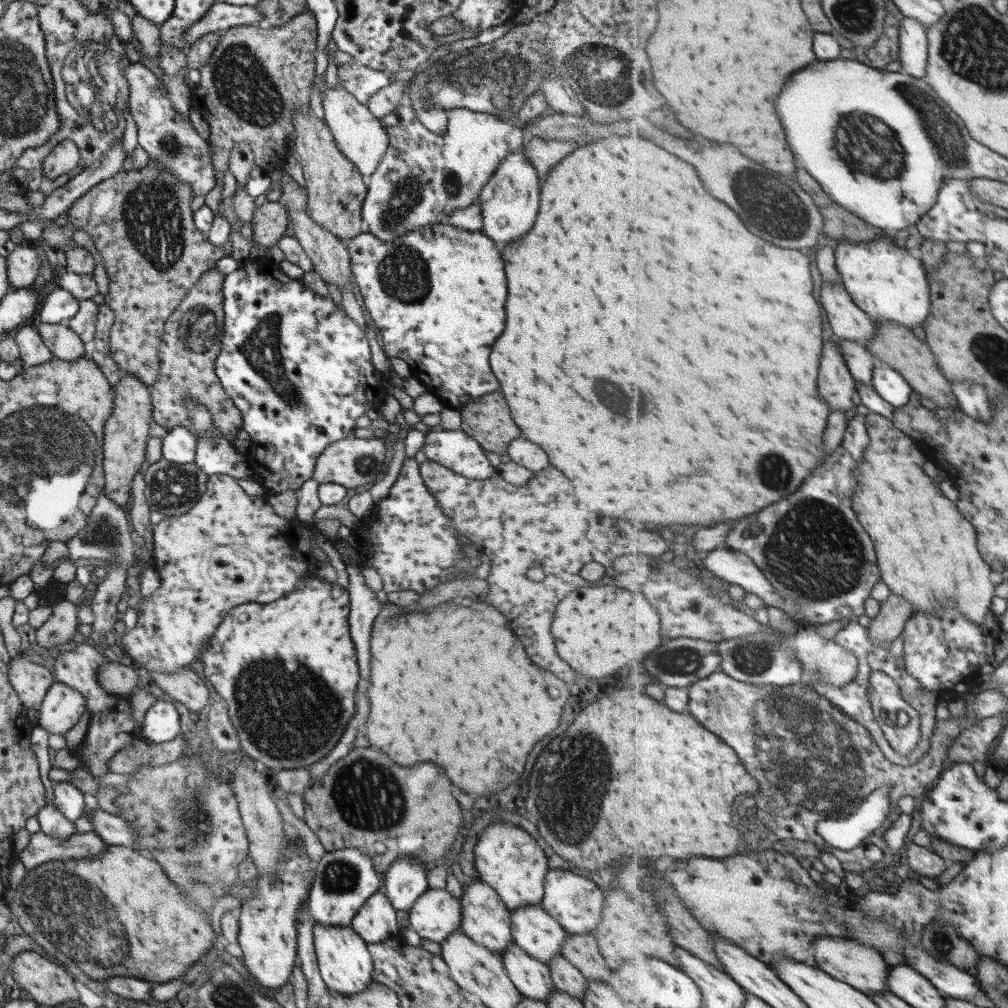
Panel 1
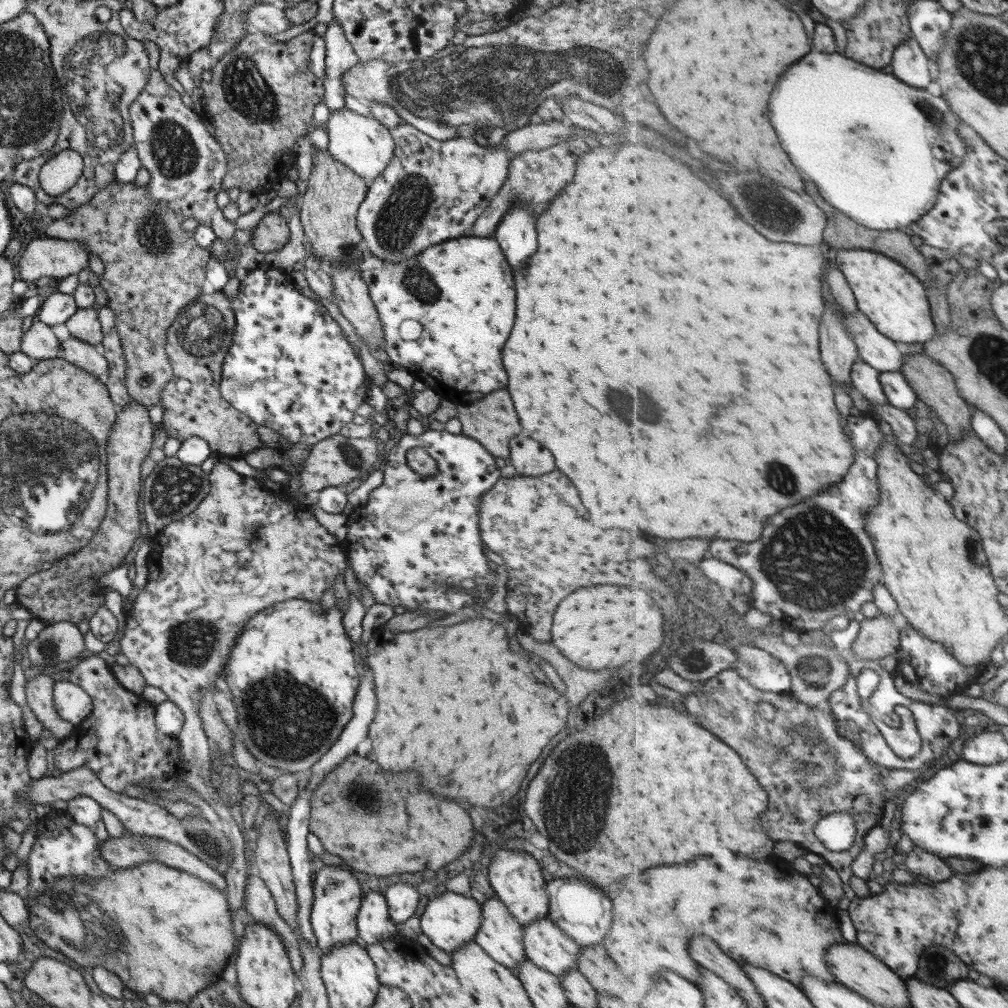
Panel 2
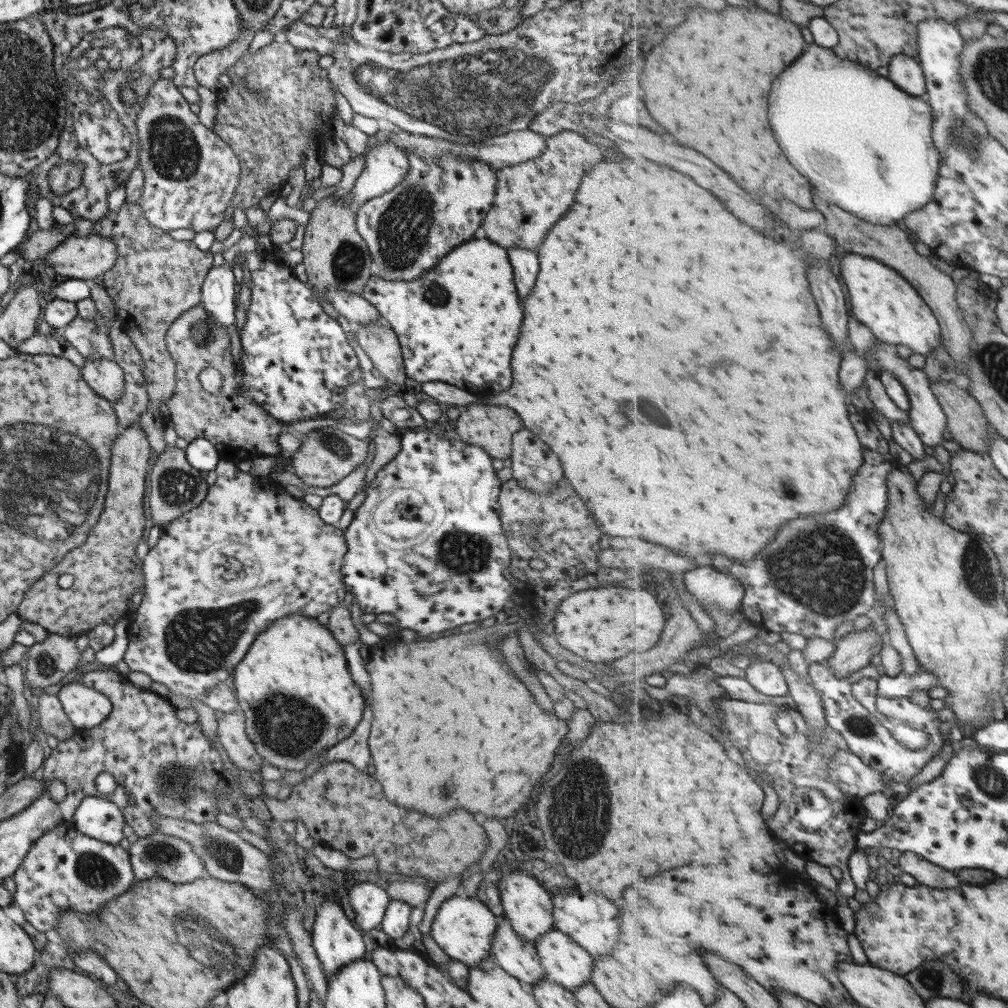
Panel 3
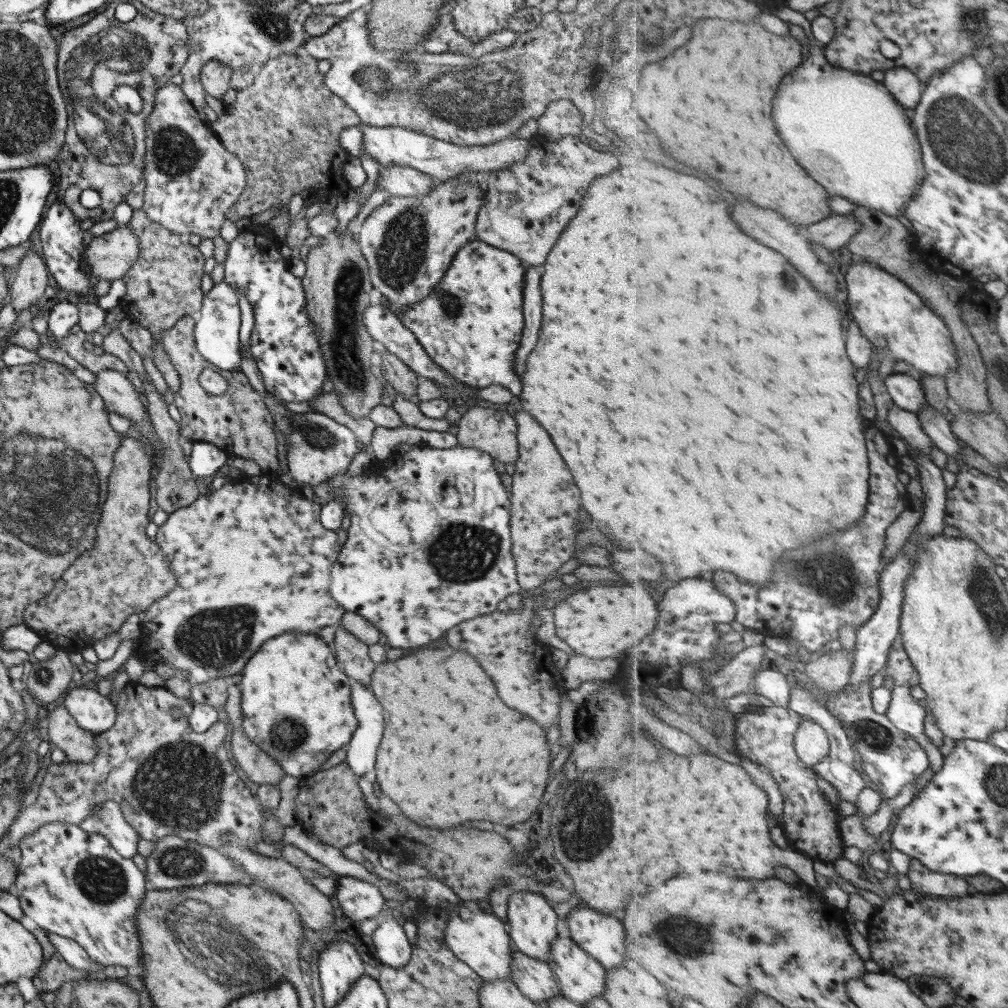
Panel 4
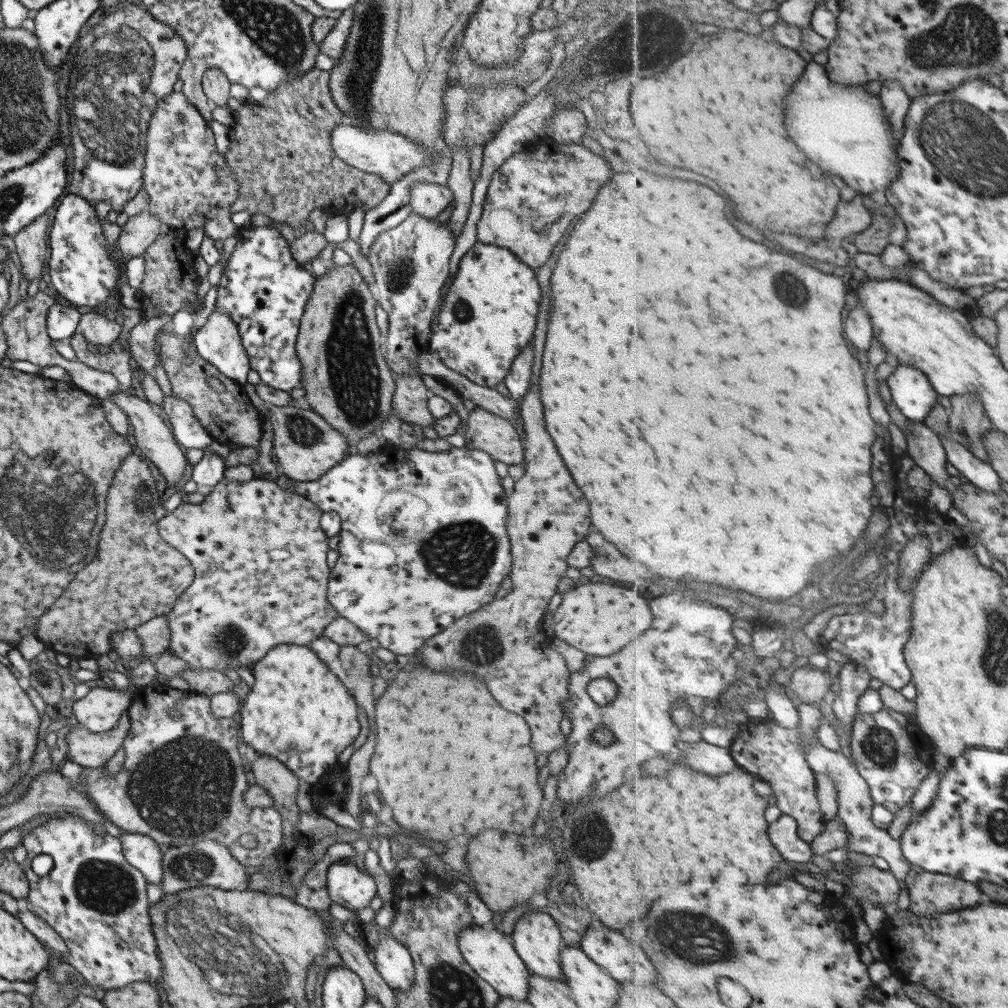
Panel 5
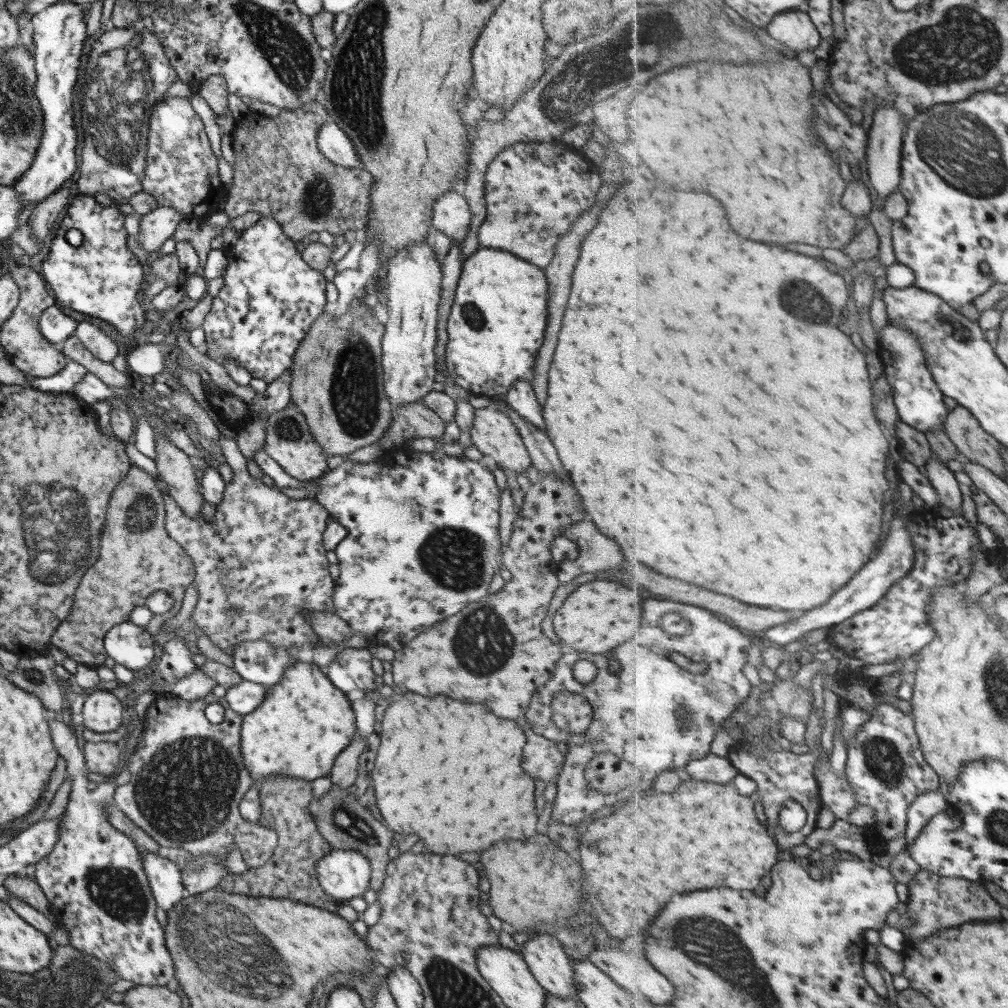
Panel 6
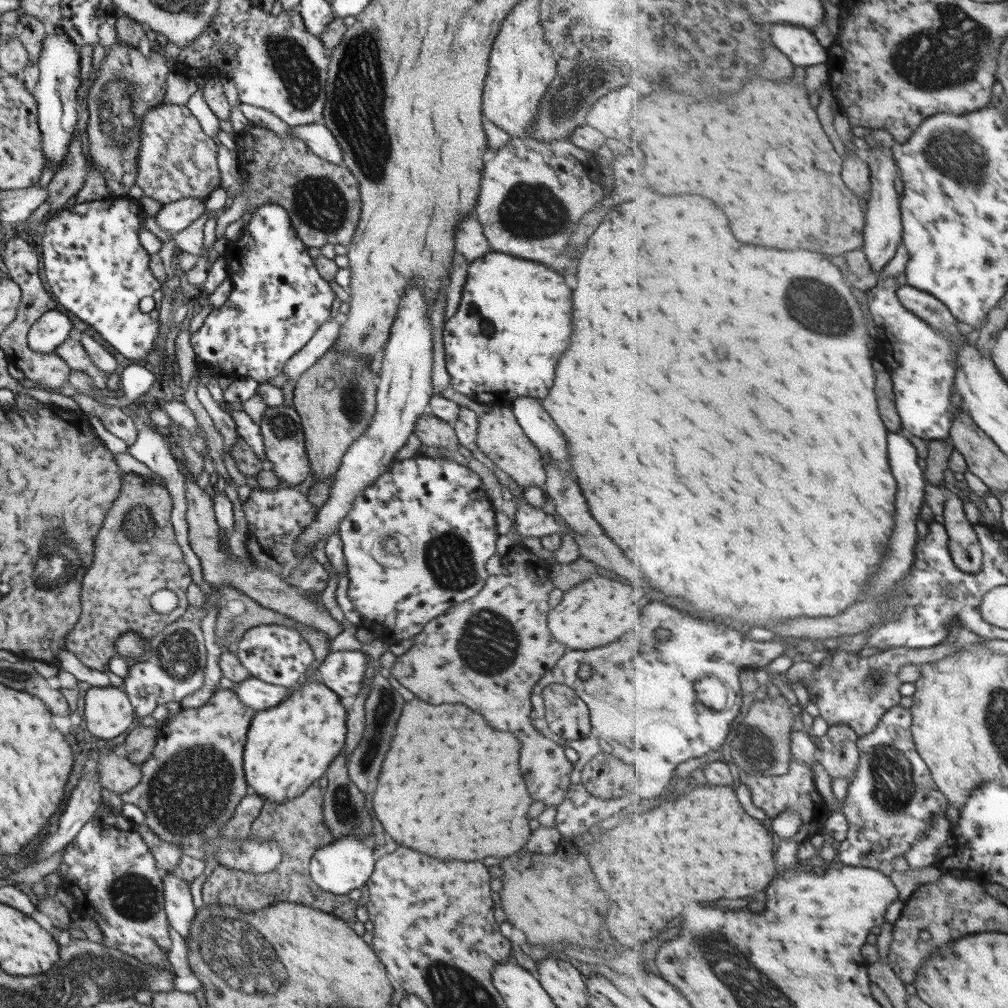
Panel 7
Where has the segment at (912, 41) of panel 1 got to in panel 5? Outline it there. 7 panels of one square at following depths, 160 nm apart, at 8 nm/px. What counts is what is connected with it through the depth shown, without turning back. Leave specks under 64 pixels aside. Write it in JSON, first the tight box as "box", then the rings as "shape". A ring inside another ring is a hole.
{"box":[879,79,913,134],"shape":[[[895,79],[884,82],[881,89],[879,96],[883,100],[883,104],[887,106],[887,116],[891,118],[891,124],[895,126],[895,134],[901,134],[913,100],[910,98],[910,94],[907,94],[903,84]]]}

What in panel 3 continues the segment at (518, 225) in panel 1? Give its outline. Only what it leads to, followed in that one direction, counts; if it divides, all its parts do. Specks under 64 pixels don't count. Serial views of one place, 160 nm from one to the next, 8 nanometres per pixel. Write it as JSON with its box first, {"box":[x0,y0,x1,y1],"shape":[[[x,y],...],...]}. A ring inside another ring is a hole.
{"box":[507,247,537,302],"shape":[[[521,247],[507,248],[507,256],[509,256],[509,264],[513,268],[513,284],[517,288],[519,300],[523,302],[525,292],[529,292],[529,286],[533,286],[535,274],[537,274],[537,258],[535,252]]]}

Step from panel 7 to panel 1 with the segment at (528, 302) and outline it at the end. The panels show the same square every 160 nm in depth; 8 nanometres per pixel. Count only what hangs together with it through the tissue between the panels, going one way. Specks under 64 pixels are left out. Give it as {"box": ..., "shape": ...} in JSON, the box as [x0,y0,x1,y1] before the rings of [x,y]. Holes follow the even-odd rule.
{"box":[346,223,505,410],"shape":[[[439,223],[382,241],[363,229],[347,240],[346,247],[357,292],[379,332],[381,348],[387,358],[400,358],[408,364],[410,376],[420,379],[426,390],[448,408],[459,410],[471,399],[497,390],[487,354],[493,340],[503,330],[505,276],[499,252],[487,235]]]}

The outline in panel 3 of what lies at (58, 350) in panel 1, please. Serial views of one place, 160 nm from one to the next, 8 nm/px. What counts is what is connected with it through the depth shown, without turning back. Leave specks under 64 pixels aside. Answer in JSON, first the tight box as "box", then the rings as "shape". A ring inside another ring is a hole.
{"box":[80,357,122,403],"shape":[[[85,357],[80,375],[87,386],[111,403],[122,393],[122,370],[113,360]]]}

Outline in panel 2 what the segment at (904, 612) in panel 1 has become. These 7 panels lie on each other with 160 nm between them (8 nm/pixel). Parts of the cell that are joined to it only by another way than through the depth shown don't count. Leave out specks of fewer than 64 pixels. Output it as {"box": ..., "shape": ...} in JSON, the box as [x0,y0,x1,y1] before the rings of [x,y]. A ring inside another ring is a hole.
{"box":[855,614,900,661],"shape":[[[879,614],[870,620],[863,620],[858,641],[855,642],[855,654],[868,661],[876,661],[899,651],[900,631],[898,622],[893,618]]]}

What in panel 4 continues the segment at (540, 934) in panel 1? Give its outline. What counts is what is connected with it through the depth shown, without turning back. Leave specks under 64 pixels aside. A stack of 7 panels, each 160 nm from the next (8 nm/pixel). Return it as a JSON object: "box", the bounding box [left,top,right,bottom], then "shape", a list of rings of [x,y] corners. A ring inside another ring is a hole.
{"box":[546,937,604,1006],"shape":[[[570,937],[553,939],[547,951],[546,963],[555,975],[560,994],[571,1002],[583,1006],[591,998],[603,997],[604,968],[584,950],[581,950]]]}

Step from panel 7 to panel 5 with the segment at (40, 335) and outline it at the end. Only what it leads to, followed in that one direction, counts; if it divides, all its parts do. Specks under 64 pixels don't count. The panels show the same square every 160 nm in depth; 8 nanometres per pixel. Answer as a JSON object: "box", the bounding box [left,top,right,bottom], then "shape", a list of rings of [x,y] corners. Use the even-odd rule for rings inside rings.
{"box":[46,303,79,341],"shape":[[[54,303],[50,306],[46,315],[46,332],[48,337],[53,340],[66,341],[76,332],[79,311],[76,307],[68,304]]]}

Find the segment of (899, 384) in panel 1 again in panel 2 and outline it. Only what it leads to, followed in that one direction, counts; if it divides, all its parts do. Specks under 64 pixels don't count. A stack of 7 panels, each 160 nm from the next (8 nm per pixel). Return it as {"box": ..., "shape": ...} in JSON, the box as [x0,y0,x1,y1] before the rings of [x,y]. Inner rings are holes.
{"box":[880,371,918,411],"shape":[[[887,371],[881,373],[880,381],[889,403],[893,406],[908,411],[917,404],[918,394],[902,372]]]}

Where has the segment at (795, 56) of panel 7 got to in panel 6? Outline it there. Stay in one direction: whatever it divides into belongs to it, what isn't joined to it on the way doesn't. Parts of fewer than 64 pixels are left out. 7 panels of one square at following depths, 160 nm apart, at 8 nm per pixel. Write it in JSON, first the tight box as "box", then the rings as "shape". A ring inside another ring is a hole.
{"box":[766,8,823,52],"shape":[[[806,8],[776,14],[766,29],[772,38],[788,48],[793,49],[795,52],[799,52],[803,49],[814,52],[814,48],[820,45],[823,37]]]}

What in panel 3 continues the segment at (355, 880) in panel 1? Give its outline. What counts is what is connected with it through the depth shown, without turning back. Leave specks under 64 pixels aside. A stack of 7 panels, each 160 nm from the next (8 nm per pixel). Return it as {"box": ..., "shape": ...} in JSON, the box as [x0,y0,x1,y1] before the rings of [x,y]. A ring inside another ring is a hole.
{"box":[310,897,366,981],"shape":[[[327,897],[321,903],[317,914],[314,914],[310,939],[317,960],[322,964],[324,977],[327,981],[343,965],[366,957],[366,947],[363,944],[364,937],[361,937],[361,934],[349,923],[341,906],[333,897]]]}

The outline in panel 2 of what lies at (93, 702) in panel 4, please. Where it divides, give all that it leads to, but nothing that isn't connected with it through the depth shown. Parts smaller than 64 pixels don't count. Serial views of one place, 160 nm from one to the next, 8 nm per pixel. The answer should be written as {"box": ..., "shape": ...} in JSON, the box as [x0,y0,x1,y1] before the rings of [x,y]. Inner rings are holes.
{"box":[52,681,92,725],"shape":[[[59,681],[52,685],[52,702],[59,718],[72,725],[89,716],[92,709],[89,695],[71,682]]]}

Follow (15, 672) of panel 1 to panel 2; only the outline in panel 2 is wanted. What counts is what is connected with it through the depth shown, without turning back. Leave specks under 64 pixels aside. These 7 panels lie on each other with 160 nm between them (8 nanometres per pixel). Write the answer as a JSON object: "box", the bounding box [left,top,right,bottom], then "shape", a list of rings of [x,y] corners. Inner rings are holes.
{"box":[25,672,73,740],"shape":[[[41,672],[25,682],[25,702],[42,727],[51,732],[57,740],[67,739],[73,725],[67,723],[56,713],[52,702],[52,685],[48,672]]]}

